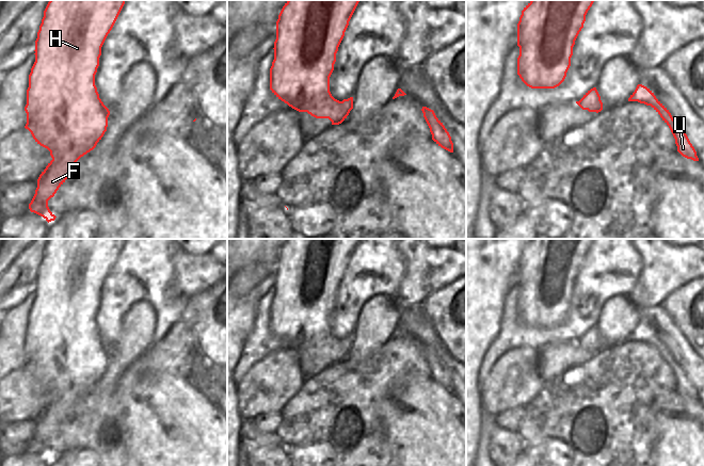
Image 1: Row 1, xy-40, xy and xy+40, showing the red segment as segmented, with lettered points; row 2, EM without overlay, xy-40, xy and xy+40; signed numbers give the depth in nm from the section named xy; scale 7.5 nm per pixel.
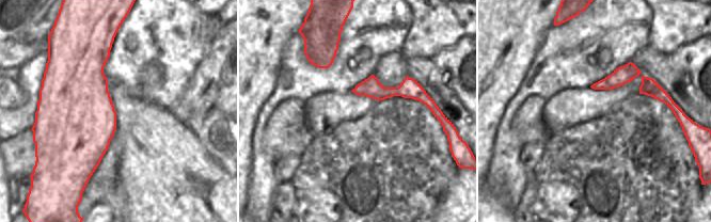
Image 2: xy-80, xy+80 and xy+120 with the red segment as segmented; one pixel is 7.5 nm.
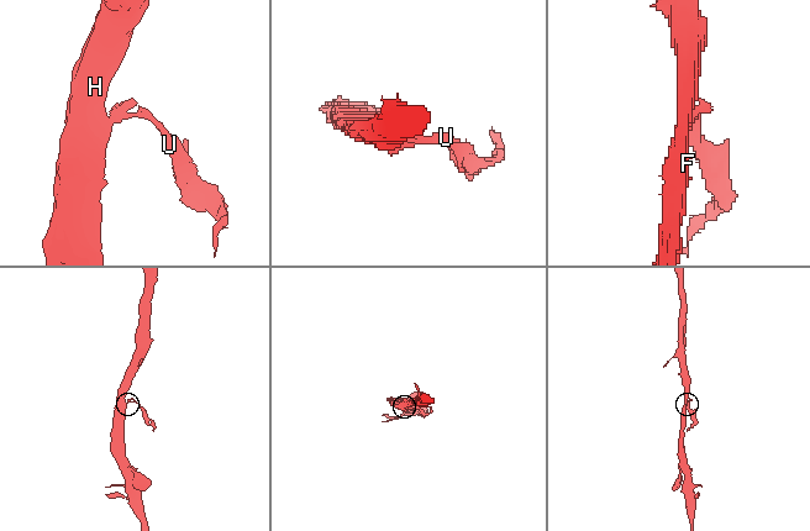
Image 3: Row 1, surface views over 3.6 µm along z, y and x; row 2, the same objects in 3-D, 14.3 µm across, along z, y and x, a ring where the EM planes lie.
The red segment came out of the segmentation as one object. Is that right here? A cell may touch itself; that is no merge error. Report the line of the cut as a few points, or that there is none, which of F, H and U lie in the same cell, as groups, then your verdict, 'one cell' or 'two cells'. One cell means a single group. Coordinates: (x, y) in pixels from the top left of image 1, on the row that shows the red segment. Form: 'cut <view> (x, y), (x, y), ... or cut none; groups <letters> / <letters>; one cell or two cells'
cut xy (341, 101), (351, 109); groups F H / U; two cells

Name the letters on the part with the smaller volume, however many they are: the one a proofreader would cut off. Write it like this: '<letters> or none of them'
U

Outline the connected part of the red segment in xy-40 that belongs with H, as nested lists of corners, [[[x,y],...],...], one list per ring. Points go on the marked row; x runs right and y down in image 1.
[[[50,0],[44,11],[35,41],[35,62],[29,75],[25,128],[31,132],[37,144],[50,151],[52,158],[39,175],[35,194],[29,204],[30,211],[43,216],[48,223],[57,218],[50,211],[48,200],[65,182],[76,162],[93,150],[107,131],[110,111],[99,98],[95,75],[99,66],[101,47],[124,4],[125,0]]]

